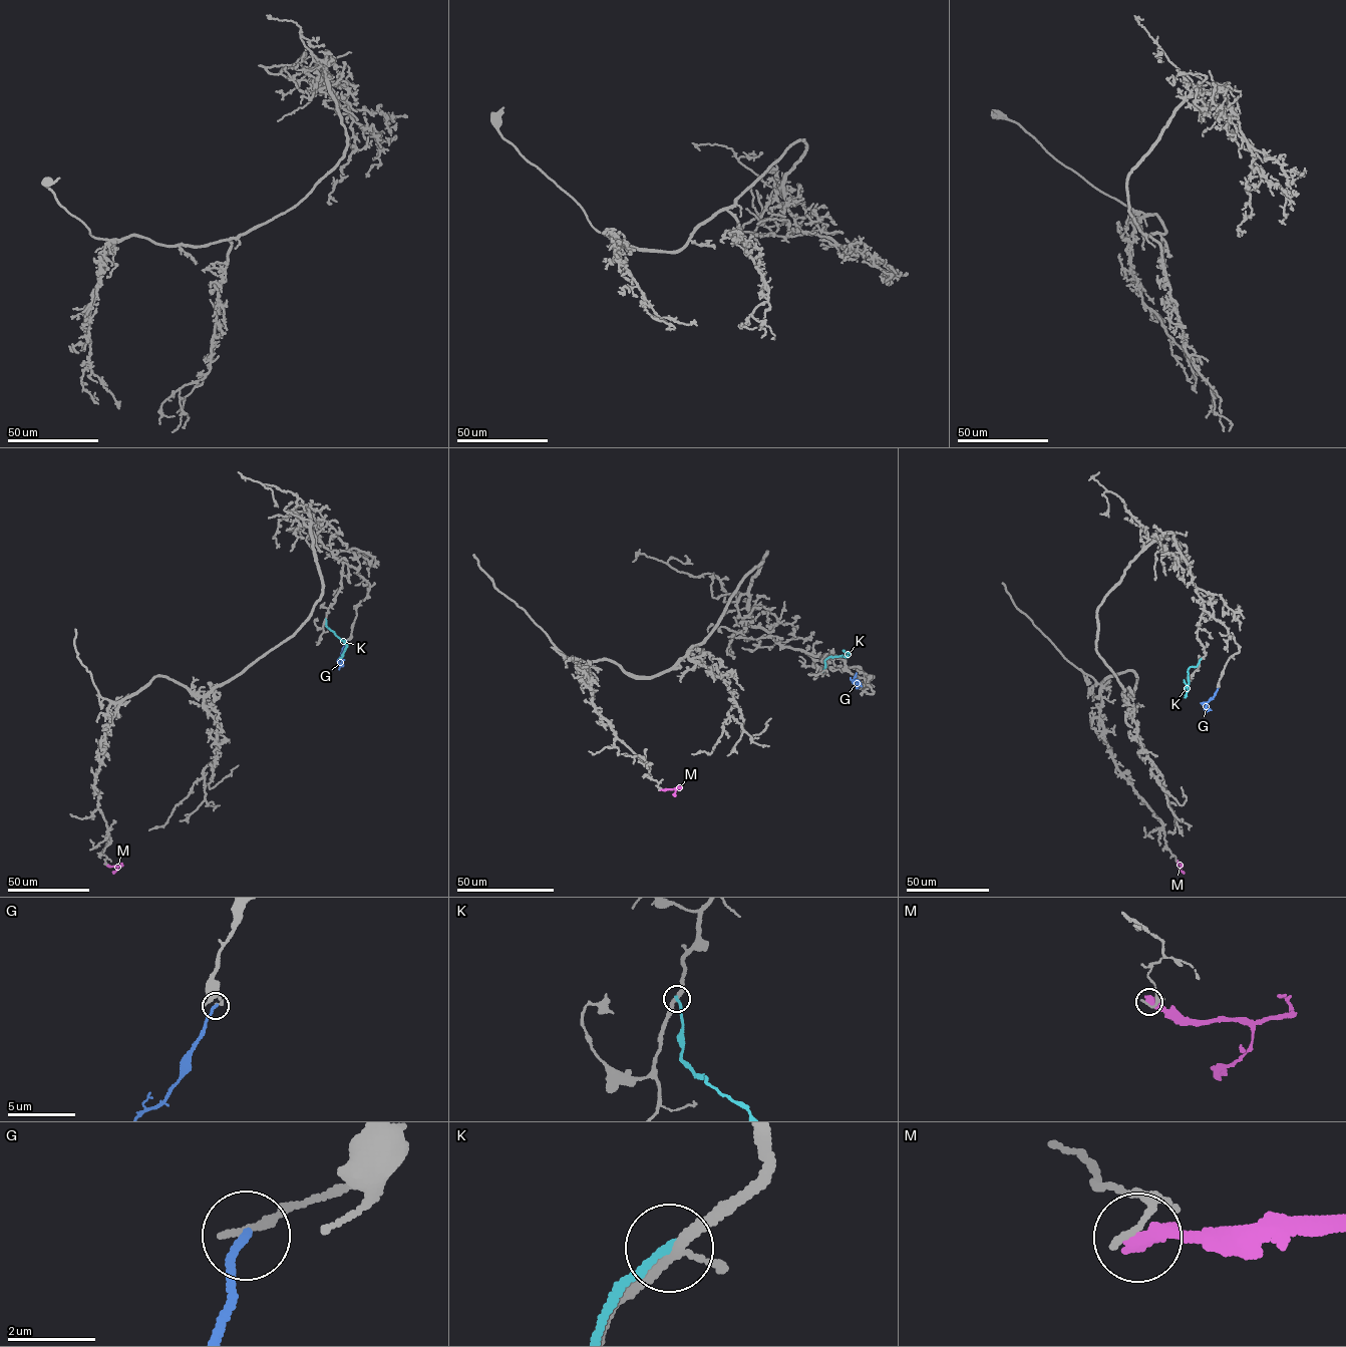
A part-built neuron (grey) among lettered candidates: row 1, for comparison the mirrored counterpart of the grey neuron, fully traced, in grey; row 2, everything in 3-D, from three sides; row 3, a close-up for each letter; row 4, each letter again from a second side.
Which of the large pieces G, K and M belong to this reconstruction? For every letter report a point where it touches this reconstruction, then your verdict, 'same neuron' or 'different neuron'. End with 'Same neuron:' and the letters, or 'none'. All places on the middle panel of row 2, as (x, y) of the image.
G: (859, 688) | different neuron
K: (821, 673) | different neuron
M: (659, 789) | different neuron
Same neuron: none

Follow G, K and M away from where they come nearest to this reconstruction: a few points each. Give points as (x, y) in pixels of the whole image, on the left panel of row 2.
G: (346, 640), (339, 669)
K: (325, 619), (326, 626), (346, 644), (339, 658)
M: (105, 864), (117, 868), (113, 873)

